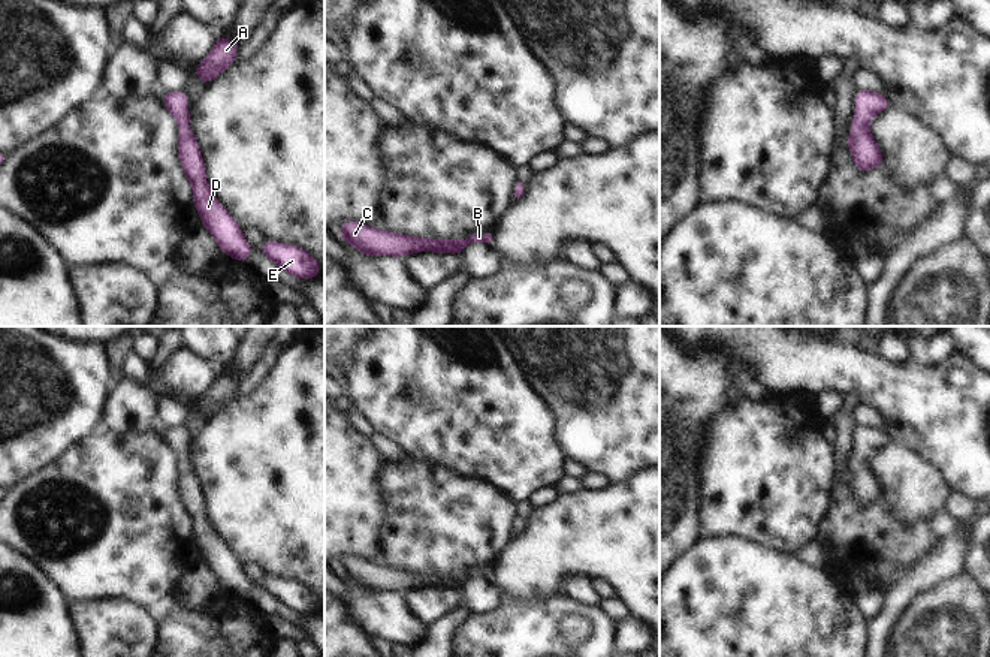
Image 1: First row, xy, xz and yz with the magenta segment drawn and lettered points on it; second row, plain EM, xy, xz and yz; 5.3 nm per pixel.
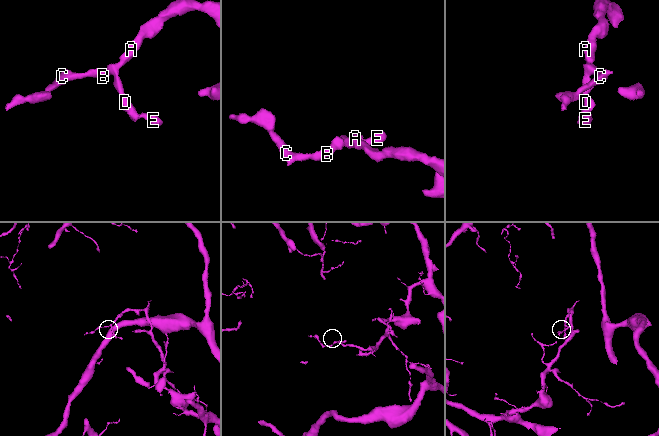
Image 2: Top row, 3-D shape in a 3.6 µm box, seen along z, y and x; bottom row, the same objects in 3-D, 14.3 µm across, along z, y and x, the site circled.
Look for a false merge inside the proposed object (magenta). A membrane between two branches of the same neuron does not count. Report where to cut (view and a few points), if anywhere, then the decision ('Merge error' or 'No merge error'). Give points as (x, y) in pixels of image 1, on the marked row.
No split. No merge error

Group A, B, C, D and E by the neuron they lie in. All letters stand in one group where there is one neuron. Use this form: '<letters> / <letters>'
A B C D E

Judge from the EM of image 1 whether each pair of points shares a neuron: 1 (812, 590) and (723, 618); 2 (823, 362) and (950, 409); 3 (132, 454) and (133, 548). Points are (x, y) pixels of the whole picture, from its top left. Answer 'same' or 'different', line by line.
1: same
2: same
3: same

